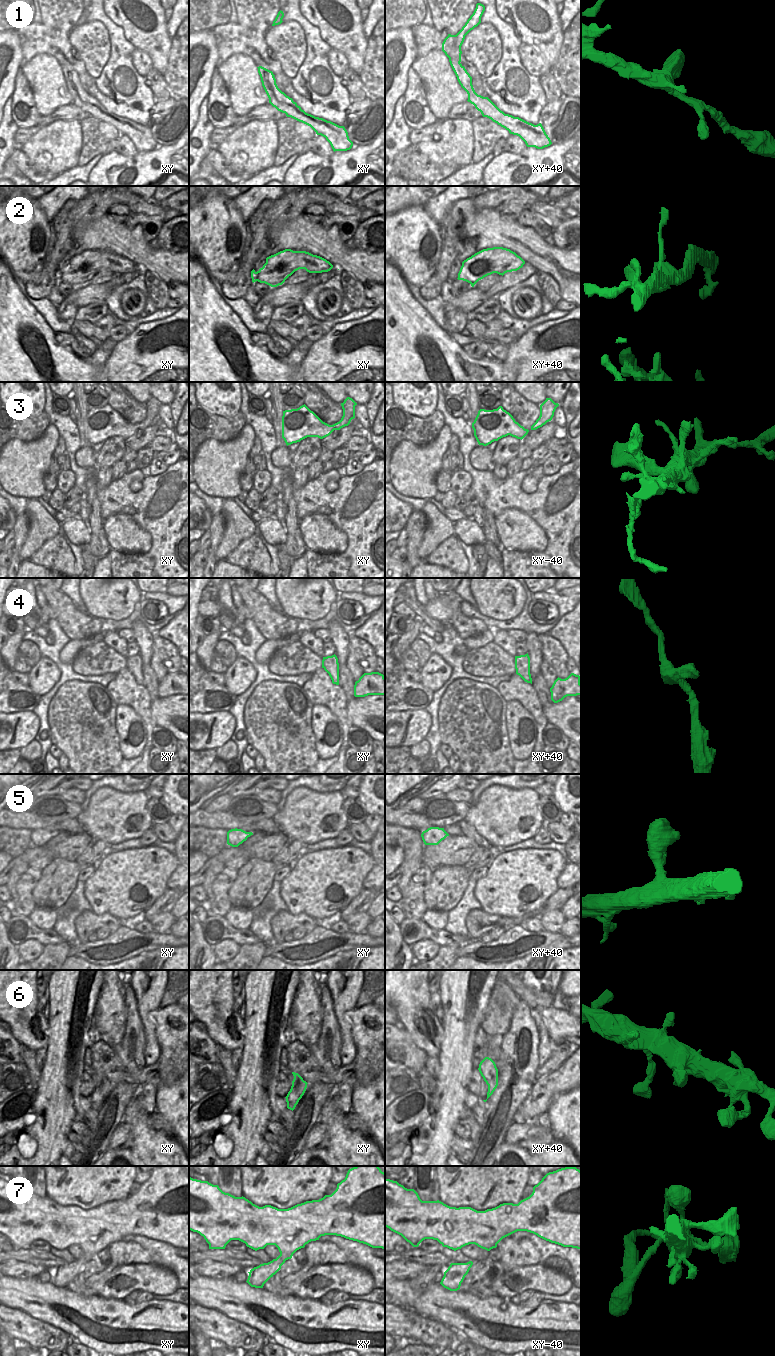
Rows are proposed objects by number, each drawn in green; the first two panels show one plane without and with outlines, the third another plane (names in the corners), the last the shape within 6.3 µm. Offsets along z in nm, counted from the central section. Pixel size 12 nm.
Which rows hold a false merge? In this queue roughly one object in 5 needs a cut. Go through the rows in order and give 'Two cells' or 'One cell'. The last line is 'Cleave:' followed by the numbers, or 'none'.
1: One cell
2: One cell
3: One cell
4: One cell
5: One cell
6: One cell
7: One cell
Cleave: none.

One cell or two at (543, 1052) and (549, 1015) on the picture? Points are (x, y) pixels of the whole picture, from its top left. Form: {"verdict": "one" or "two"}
{"verdict": "two"}

